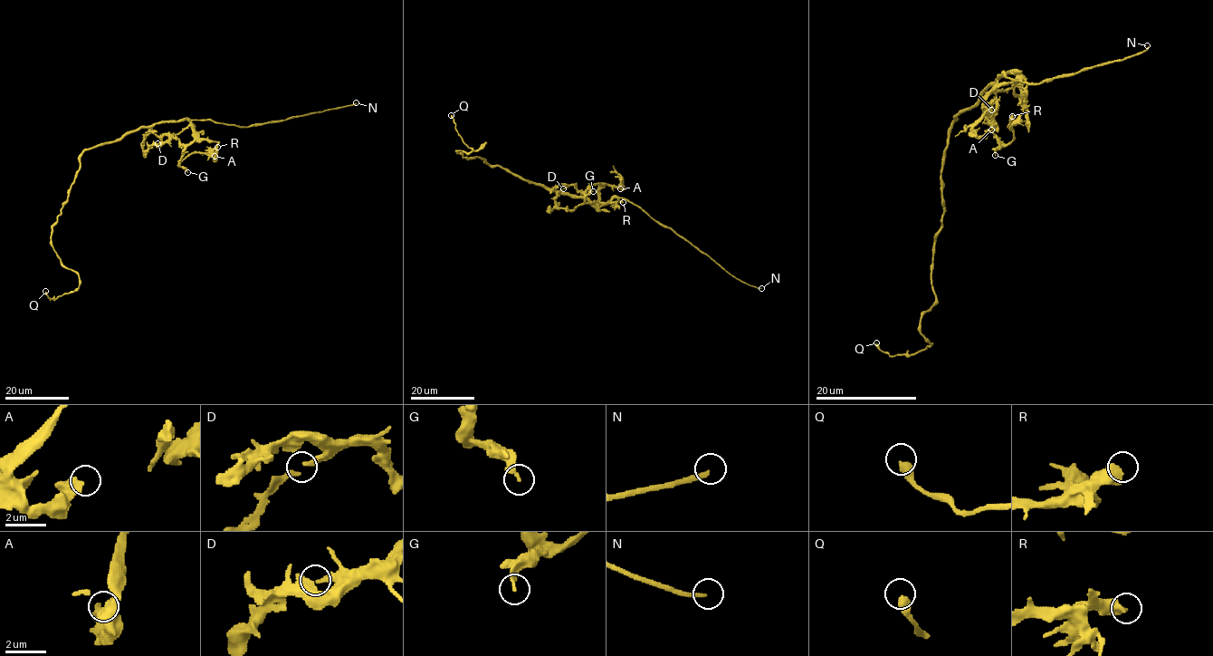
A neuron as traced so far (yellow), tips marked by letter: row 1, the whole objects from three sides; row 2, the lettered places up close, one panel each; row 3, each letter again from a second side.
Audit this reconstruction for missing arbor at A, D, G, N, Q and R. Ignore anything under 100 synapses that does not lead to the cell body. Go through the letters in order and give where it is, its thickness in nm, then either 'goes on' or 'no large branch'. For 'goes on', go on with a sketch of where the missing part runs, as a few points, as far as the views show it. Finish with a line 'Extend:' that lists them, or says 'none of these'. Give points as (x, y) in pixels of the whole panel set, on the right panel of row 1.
A: place (991, 130); calibre 280 nm; no large branch
D: place (991, 110); calibre 240 nm; no large branch
G: place (995, 155); calibre 200 nm; no large branch
N: place (1147, 45); calibre 190 nm; goes on
Q: place (876, 342); calibre 440 nm; no large branch
R: place (1012, 116); calibre 550 nm; no large branch
Extend: N

